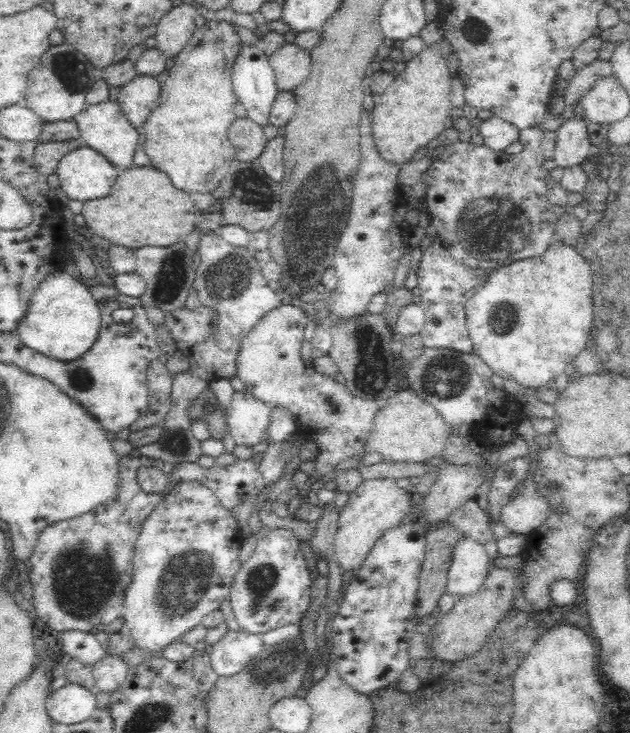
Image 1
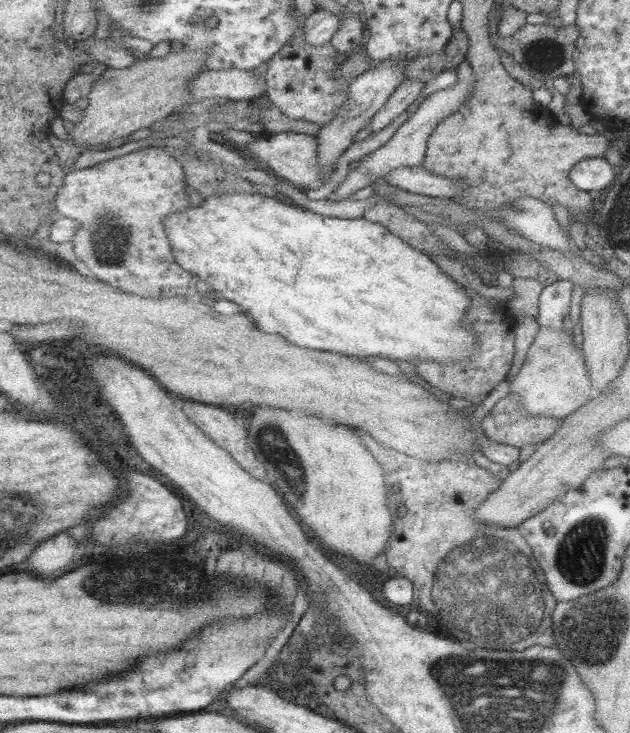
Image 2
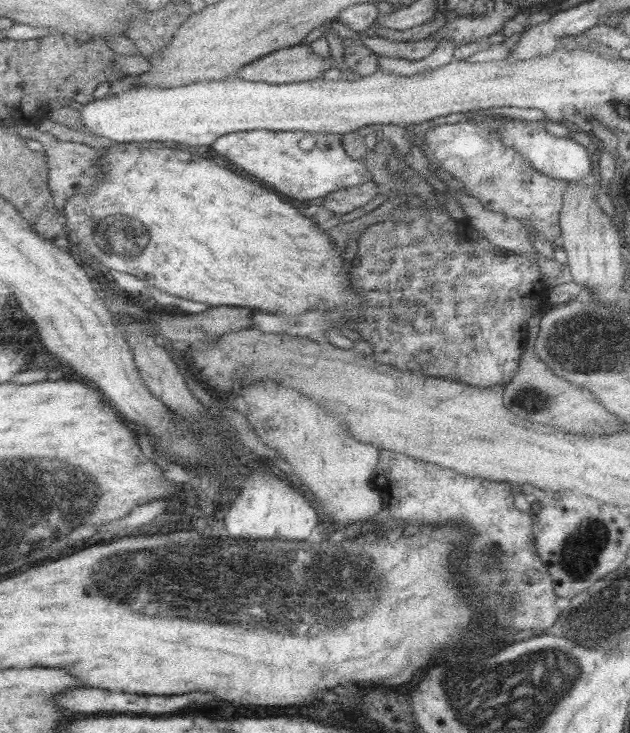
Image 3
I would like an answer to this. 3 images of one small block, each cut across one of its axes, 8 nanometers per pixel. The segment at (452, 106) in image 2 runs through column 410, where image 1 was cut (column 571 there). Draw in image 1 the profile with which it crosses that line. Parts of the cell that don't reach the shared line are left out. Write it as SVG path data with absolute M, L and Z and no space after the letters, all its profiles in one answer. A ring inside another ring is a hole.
M574 115L558 128L553 156L558 167L582 165L596 152L598 149L590 142L584 117Z

